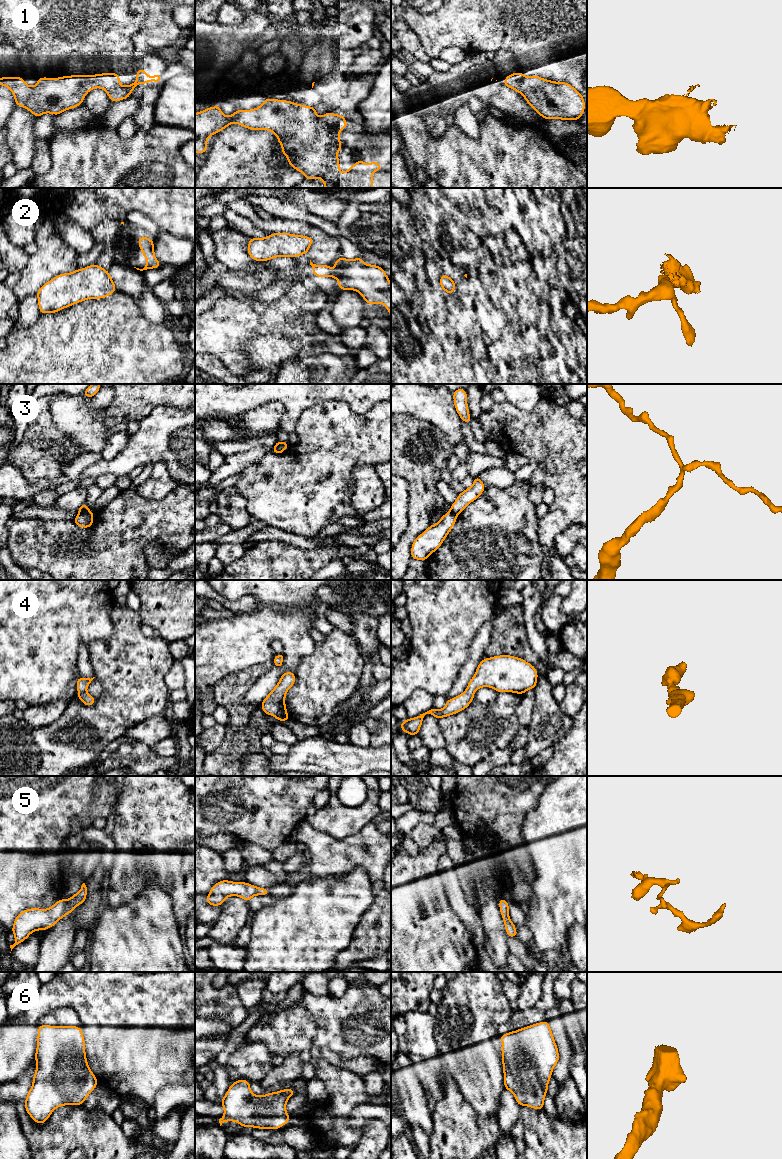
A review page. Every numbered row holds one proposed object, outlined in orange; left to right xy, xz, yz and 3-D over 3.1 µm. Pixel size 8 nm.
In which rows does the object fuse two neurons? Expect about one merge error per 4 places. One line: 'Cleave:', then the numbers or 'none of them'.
Cleave: 2, 3

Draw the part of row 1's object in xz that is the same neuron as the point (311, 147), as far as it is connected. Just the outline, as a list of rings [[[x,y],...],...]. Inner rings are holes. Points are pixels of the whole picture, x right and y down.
[[[265,98],[262,105],[251,110],[236,110],[232,115],[225,116],[218,105],[207,108],[201,112],[195,113],[195,153],[202,154],[207,152],[207,141],[211,135],[221,132],[230,124],[236,123],[249,130],[268,130],[273,132],[278,143],[282,145],[281,152],[287,157],[288,164],[295,170],[304,174],[305,179],[313,180],[320,178],[325,185],[325,188],[373,188],[372,174],[382,169],[383,164],[377,164],[375,160],[368,165],[362,160],[355,162],[343,174],[340,173],[340,163],[338,159],[338,151],[342,148],[342,143],[339,140],[340,131],[346,128],[349,124],[345,117],[340,114],[336,115],[328,112],[322,116],[316,115],[316,107],[300,105],[292,101],[269,99]]]

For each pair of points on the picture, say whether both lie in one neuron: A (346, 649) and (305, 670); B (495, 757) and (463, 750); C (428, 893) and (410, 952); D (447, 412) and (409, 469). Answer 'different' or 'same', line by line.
A: same
B: different
C: same
D: different

